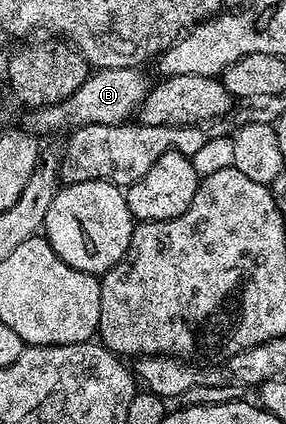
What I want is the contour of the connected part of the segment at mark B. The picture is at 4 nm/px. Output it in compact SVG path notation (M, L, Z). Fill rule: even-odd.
M105 68L94 70L83 85L61 101L59 104L36 108L30 115L30 130L43 137L47 133L69 131L87 124L101 124L105 126L120 125L128 122L141 106L149 92L151 85L140 68Z

